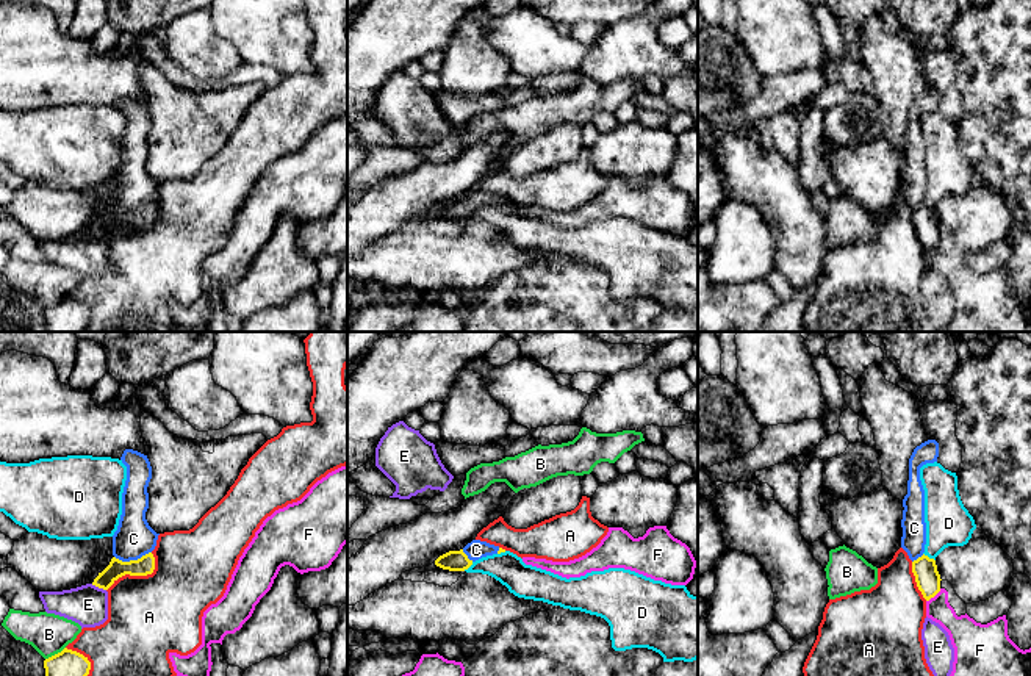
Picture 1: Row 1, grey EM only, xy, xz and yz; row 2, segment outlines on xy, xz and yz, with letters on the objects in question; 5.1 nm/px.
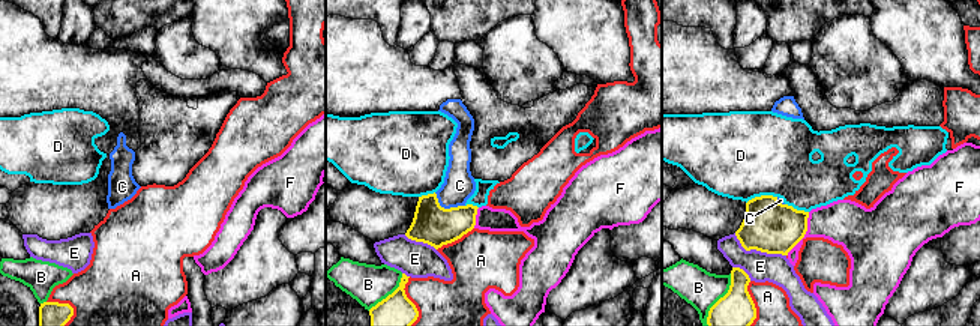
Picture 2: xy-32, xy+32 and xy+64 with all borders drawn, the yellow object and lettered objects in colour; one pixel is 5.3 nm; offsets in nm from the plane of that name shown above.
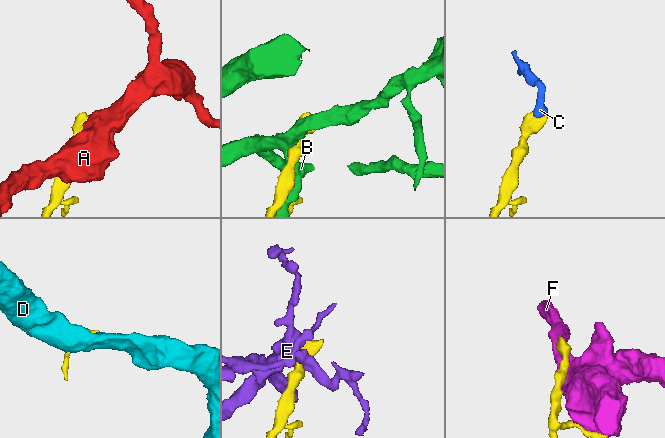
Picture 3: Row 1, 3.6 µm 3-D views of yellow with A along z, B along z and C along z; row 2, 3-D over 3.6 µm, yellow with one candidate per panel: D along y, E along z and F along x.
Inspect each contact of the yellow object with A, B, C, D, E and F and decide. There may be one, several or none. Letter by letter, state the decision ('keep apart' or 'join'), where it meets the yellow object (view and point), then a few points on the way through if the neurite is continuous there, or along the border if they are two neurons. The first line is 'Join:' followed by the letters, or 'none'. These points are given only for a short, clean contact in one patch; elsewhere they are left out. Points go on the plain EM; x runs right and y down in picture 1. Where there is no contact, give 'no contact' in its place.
Join: C
A: keep apart; meets yellow in xy at (138, 224)
B: keep apart; meets yellow in xy at (55, 304)
C: join; meets yellow in xy at (132, 210); runs through xy (144, 215), (140, 210), (132, 210), (133, 188)
D: keep apart; meets yellow in yz at (928, 207); border along yz (923, 202), (934, 210)
E: keep apart; meets yellow in xy at (99, 237); border along xy (91, 233), (105, 240)
F: keep apart; meets yellow in yz at (933, 246)

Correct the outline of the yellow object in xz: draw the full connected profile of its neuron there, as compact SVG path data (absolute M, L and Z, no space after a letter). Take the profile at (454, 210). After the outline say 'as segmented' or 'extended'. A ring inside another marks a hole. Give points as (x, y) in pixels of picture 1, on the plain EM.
M472 189L460 200L449 200L443 205L440 205L435 210L435 214L449 219L449 221L465 221L468 219L476 210L505 202L505 199L490 194L487 191Z; extended

